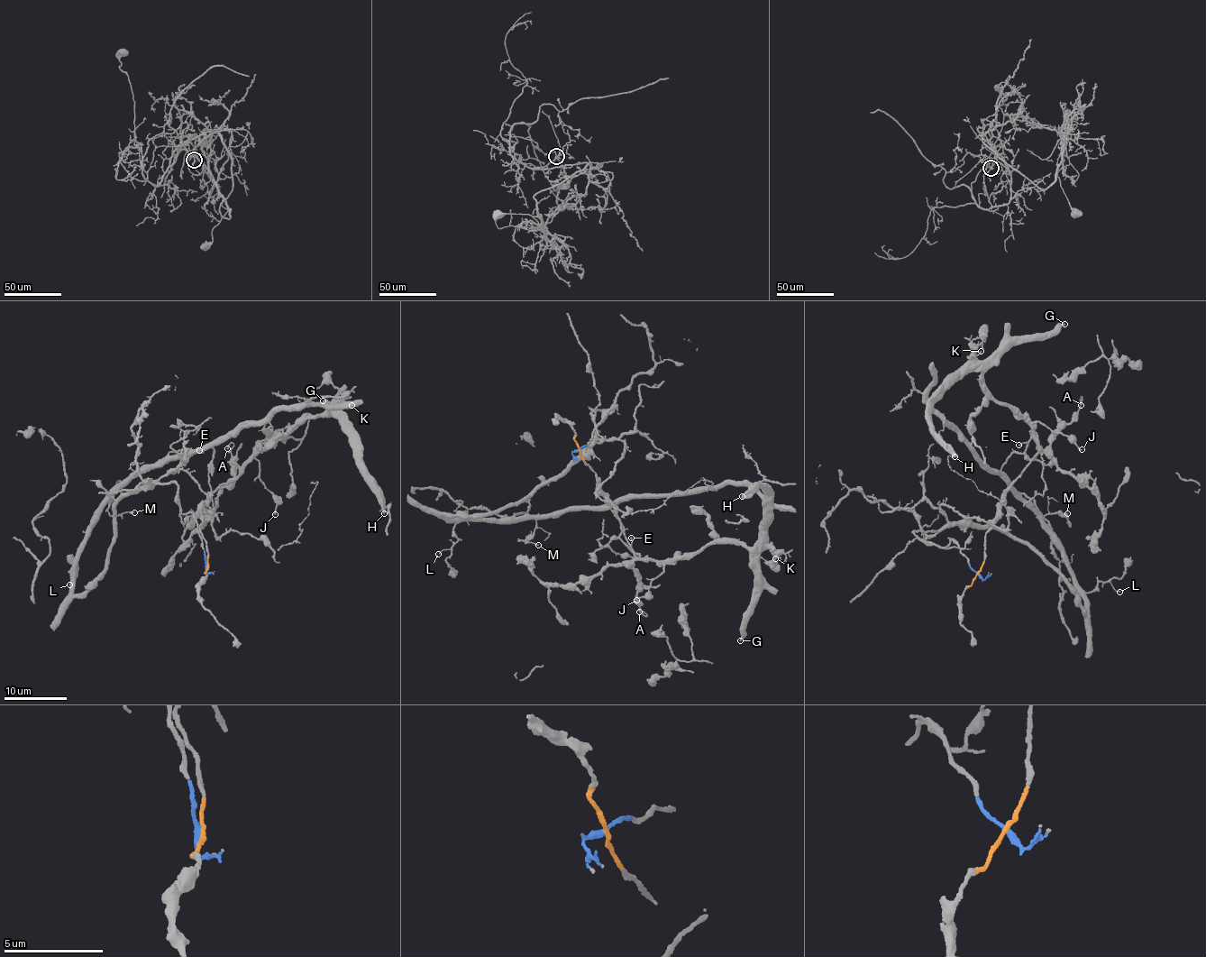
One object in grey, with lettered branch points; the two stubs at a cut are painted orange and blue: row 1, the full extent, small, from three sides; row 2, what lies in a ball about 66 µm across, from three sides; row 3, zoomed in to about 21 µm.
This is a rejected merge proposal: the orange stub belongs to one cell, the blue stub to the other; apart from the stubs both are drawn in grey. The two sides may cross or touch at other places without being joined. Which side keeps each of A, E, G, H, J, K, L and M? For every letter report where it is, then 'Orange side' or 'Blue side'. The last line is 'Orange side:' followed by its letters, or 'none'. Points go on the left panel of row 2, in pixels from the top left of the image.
A: Place: (227, 448). Orange side
E: Place: (199, 450). Blue side
G: Place: (323, 400). Orange side
H: Place: (384, 513). Orange side
J: Place: (275, 514). Orange side
K: Place: (351, 405). Orange side
L: Place: (69, 584). Blue side
M: Place: (134, 512). Blue side
Orange side: A, G, H, J, K

